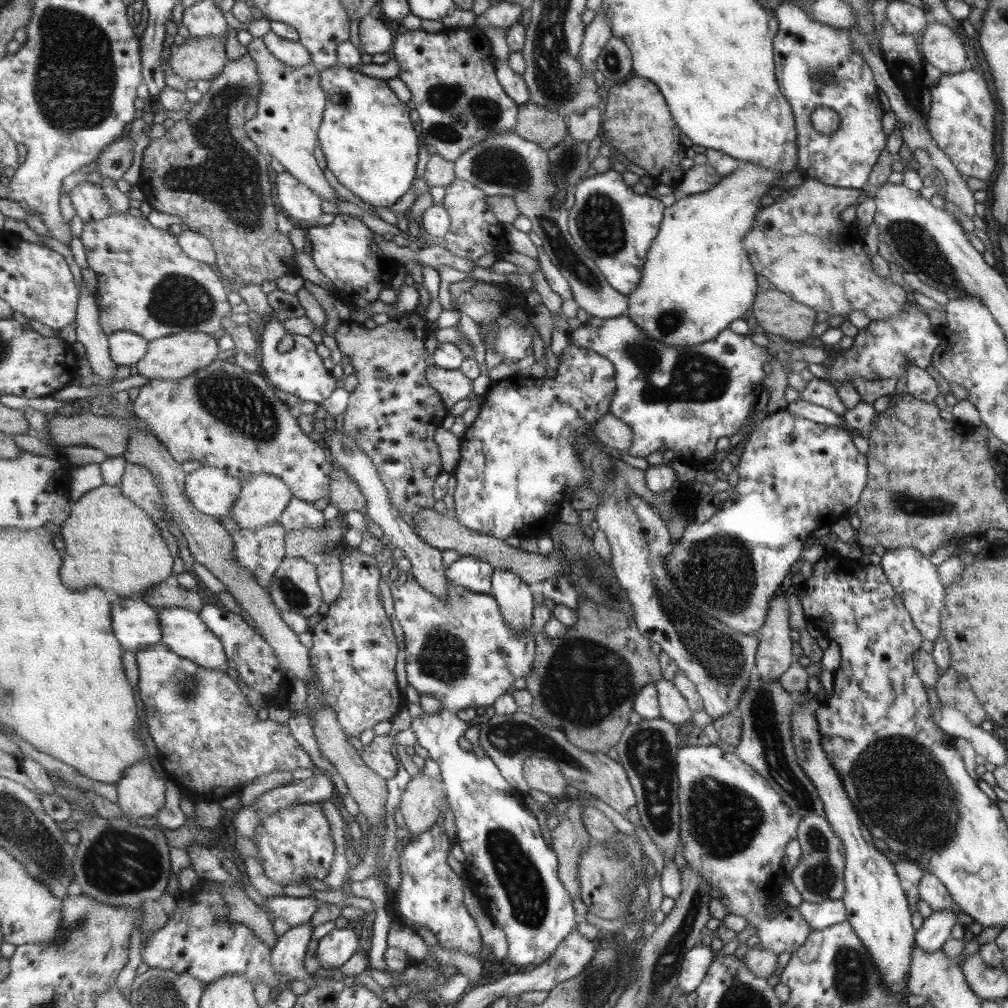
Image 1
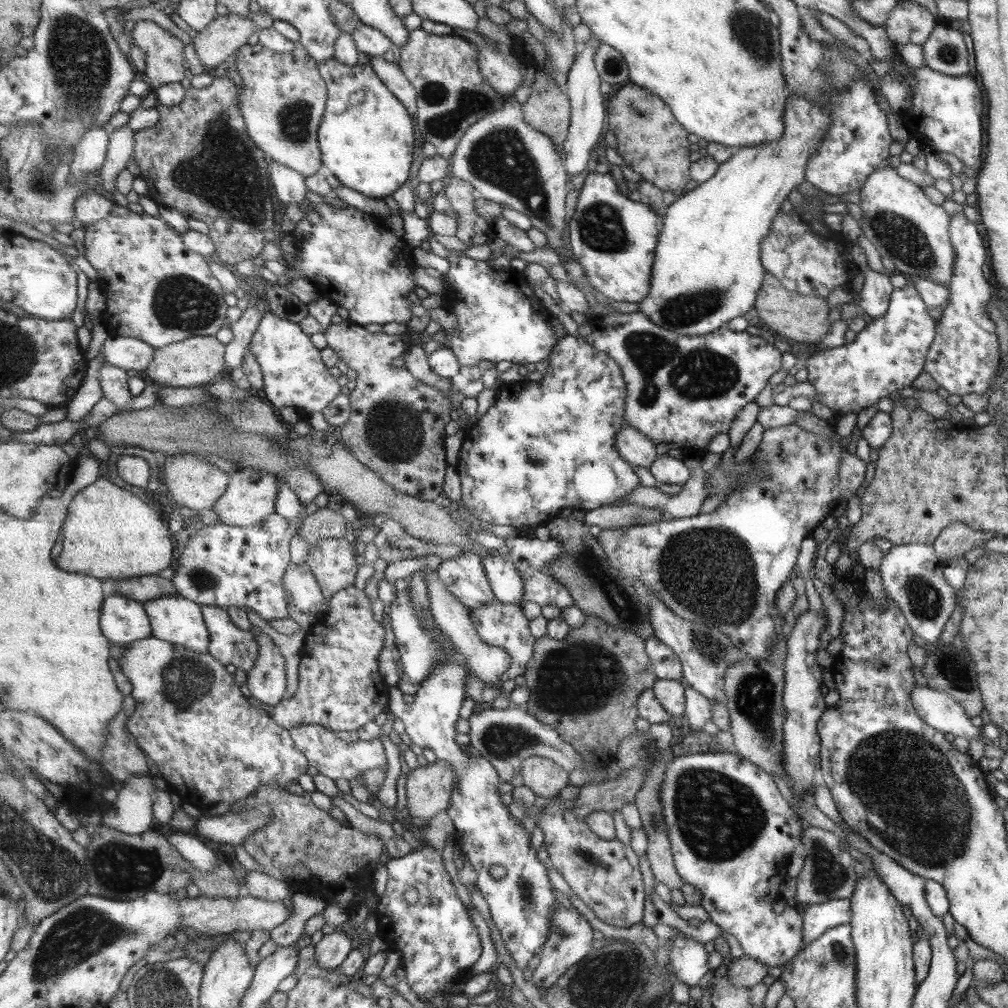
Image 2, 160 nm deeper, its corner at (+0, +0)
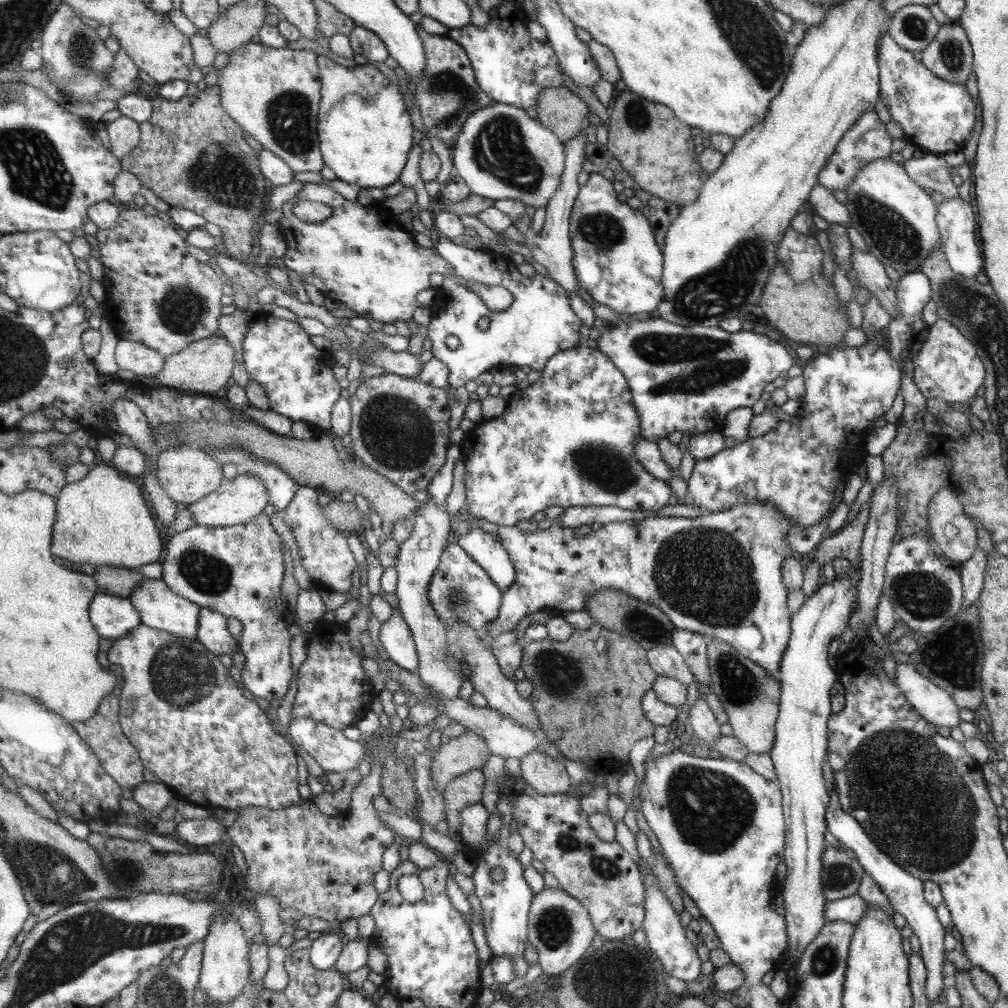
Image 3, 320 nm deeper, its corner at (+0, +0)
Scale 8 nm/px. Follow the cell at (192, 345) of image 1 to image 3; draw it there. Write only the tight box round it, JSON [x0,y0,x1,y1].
[156,336,237,396]

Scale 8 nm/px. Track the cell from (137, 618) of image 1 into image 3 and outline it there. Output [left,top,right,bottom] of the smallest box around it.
[92,593,142,639]

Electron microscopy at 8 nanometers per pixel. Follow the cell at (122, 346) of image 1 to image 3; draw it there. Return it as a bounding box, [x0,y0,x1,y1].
[116,341,166,379]

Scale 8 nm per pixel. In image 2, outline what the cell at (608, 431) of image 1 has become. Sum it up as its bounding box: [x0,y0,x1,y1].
[615,424,658,469]

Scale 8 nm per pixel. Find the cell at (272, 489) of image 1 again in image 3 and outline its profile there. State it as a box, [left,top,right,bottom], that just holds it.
[187,472,268,527]

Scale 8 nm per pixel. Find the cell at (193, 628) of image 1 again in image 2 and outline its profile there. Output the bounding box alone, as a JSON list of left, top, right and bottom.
[145,595,212,653]

